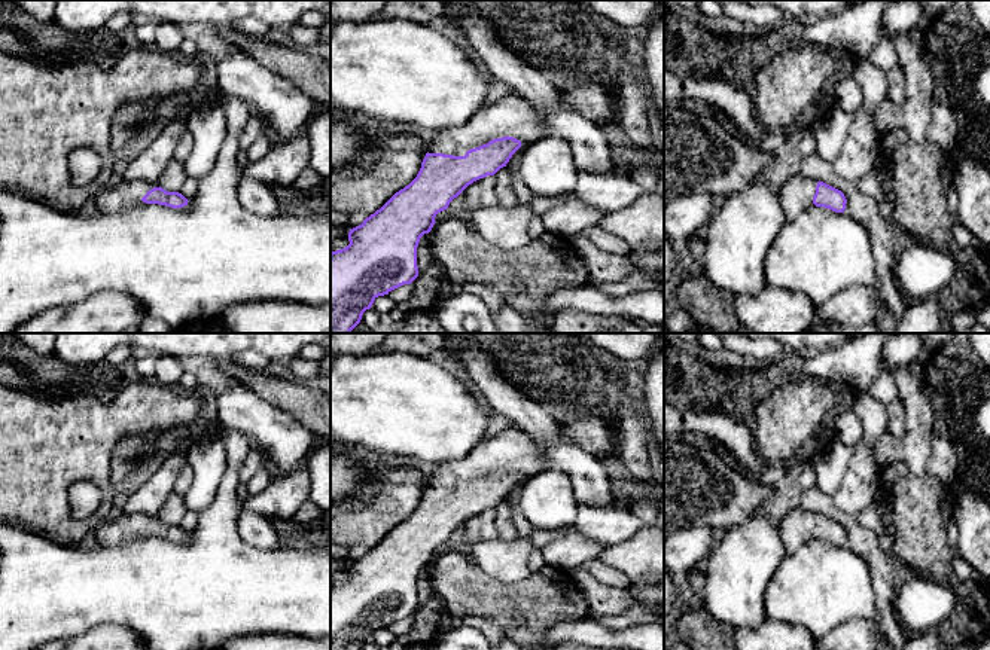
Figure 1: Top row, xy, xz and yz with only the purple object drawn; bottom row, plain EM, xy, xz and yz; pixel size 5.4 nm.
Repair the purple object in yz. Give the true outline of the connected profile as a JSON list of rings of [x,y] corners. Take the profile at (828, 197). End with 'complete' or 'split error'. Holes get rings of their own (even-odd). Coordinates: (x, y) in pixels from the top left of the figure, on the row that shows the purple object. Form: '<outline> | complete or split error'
[[[796,176],[779,189],[779,198],[786,222],[792,222],[810,207],[825,207],[835,213],[844,213],[847,199],[844,193],[823,181]]] | split error

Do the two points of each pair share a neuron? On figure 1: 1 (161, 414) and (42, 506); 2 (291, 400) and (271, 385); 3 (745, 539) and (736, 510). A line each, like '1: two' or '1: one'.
1: one
2: one
3: two

